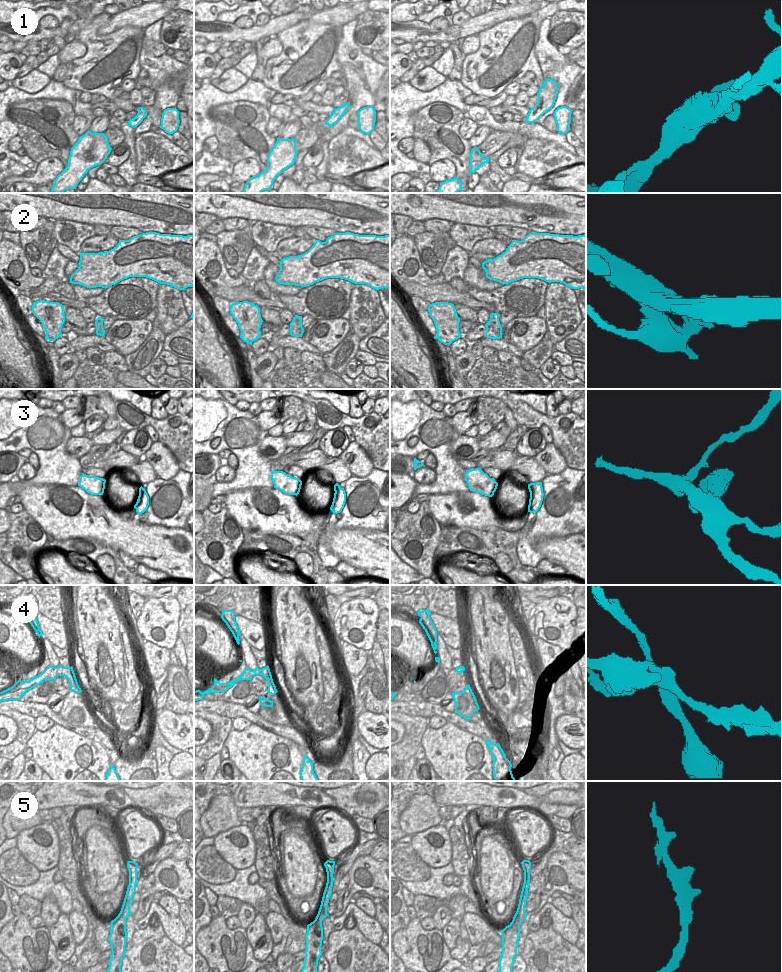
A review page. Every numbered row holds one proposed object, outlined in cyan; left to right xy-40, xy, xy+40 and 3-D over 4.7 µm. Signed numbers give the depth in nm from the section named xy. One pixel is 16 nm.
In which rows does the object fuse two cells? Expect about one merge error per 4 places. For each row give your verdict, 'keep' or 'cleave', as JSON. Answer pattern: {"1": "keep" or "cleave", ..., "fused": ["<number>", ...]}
{"1": "keep", "2": "cleave", "3": "keep", "4": "cleave", "5": "keep", "fused": ["2", "4"]}

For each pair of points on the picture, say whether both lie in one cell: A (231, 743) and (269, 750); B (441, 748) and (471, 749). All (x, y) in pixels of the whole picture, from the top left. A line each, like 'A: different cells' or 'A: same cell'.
A: same cell
B: same cell

